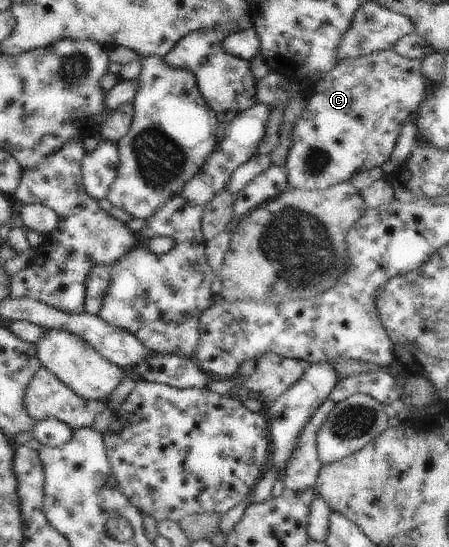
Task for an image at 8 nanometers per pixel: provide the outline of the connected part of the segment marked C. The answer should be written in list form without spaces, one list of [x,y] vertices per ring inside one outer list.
[[[392,48],[358,58],[345,58],[307,93],[307,105],[291,136],[292,146],[285,167],[289,188],[326,190],[348,182],[358,173],[384,166],[392,156],[402,129],[424,99],[428,80],[421,71],[423,61],[400,56]]]

